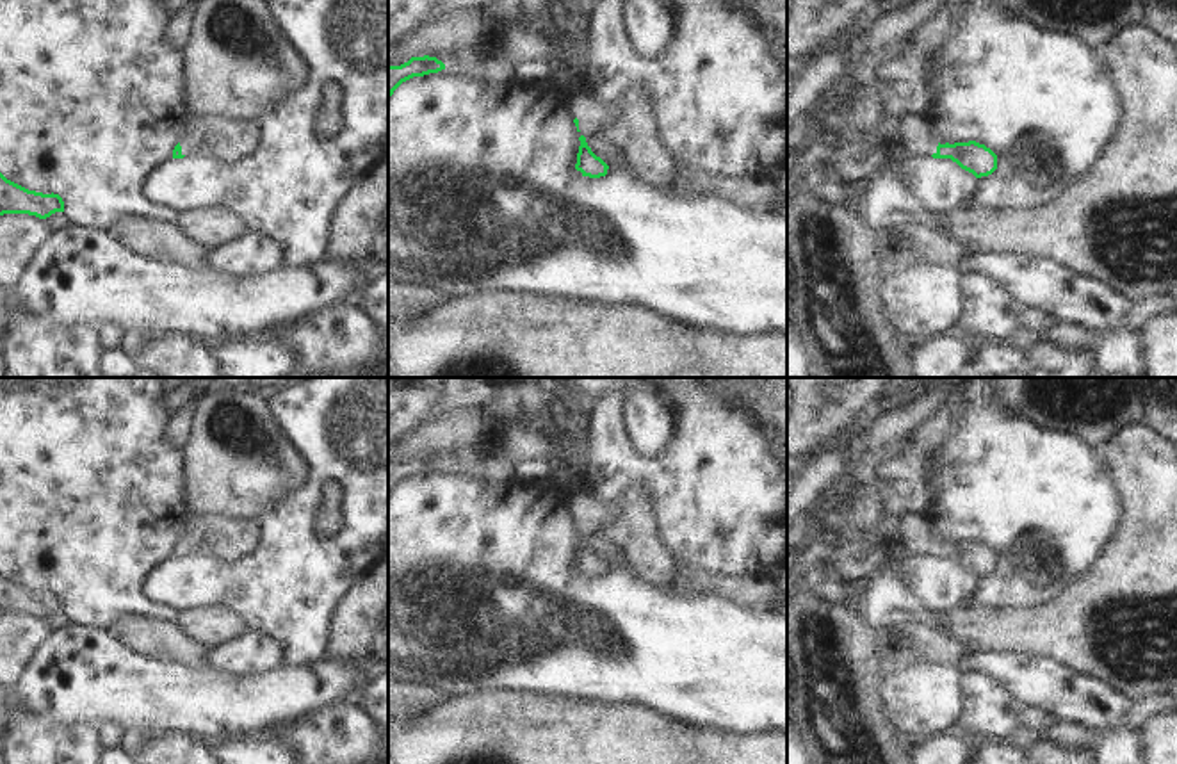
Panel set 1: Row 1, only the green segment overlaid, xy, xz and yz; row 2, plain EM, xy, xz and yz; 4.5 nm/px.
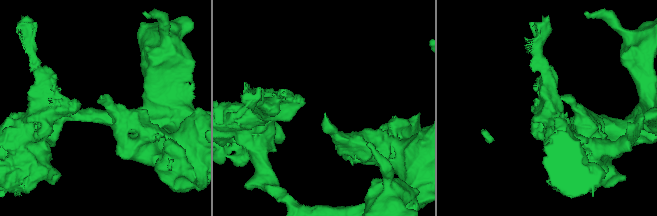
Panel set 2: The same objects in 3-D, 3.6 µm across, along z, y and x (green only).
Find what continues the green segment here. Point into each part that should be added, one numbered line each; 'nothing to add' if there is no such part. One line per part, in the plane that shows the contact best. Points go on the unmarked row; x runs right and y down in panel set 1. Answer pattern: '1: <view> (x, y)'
1: xy (234, 540)

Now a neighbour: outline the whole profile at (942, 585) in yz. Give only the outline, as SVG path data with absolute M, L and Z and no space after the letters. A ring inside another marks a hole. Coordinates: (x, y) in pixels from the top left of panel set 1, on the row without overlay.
M908 557L908 584L929 611L949 613L962 606L976 586L976 575L951 557Z

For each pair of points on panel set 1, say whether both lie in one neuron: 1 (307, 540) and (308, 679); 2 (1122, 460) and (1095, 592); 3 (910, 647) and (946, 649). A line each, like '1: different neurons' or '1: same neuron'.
1: different neurons
2: same neuron
3: same neuron

